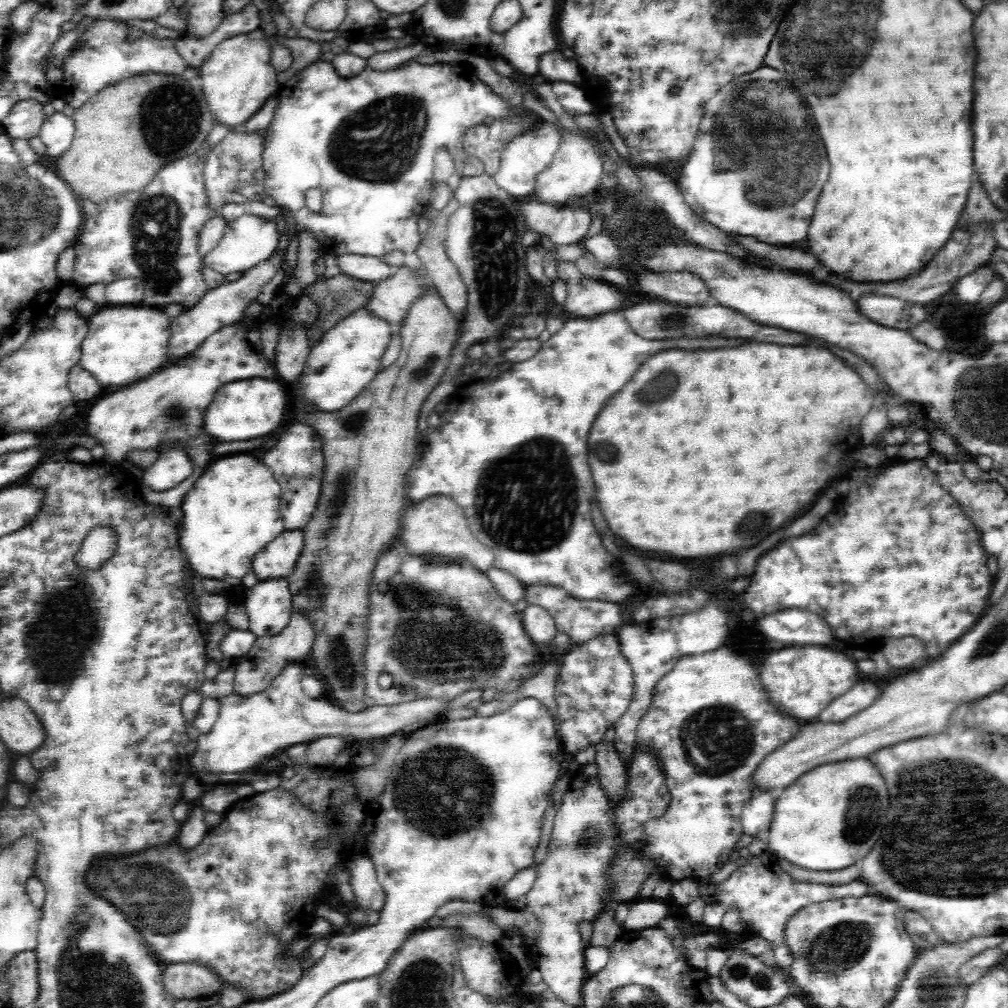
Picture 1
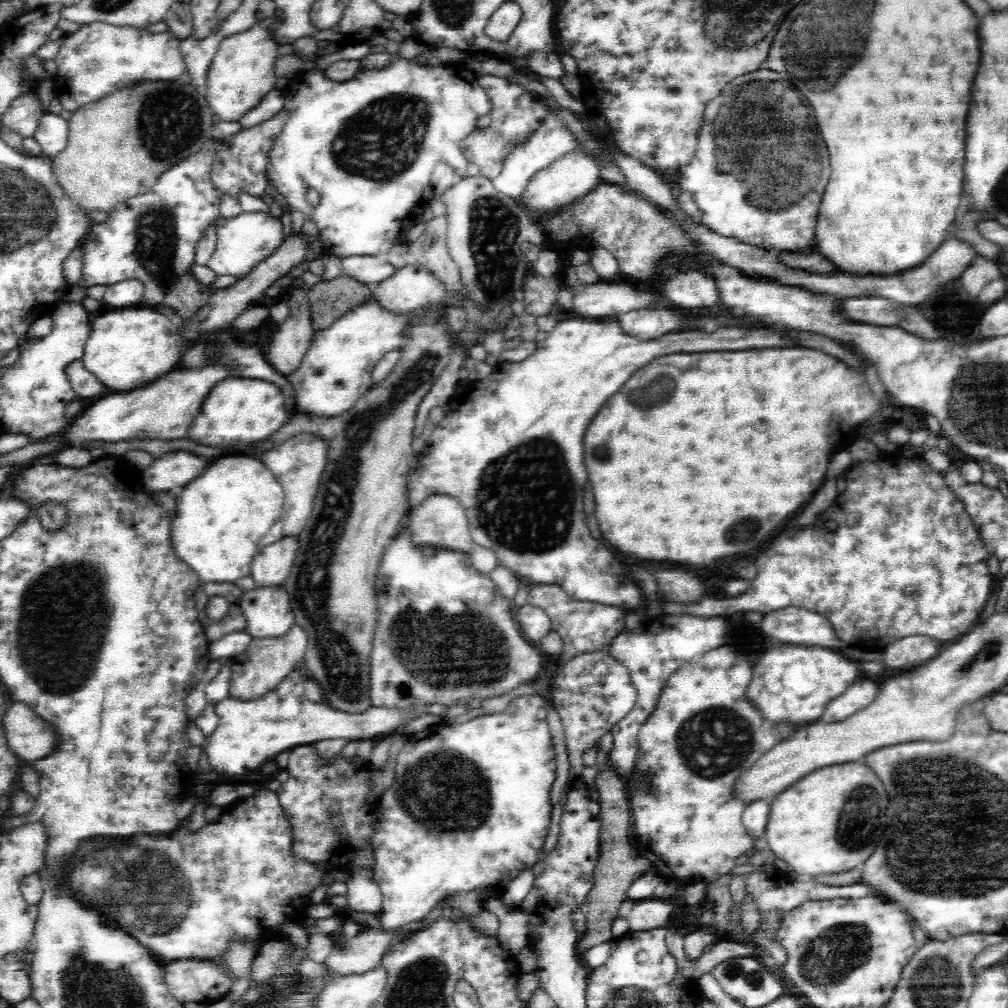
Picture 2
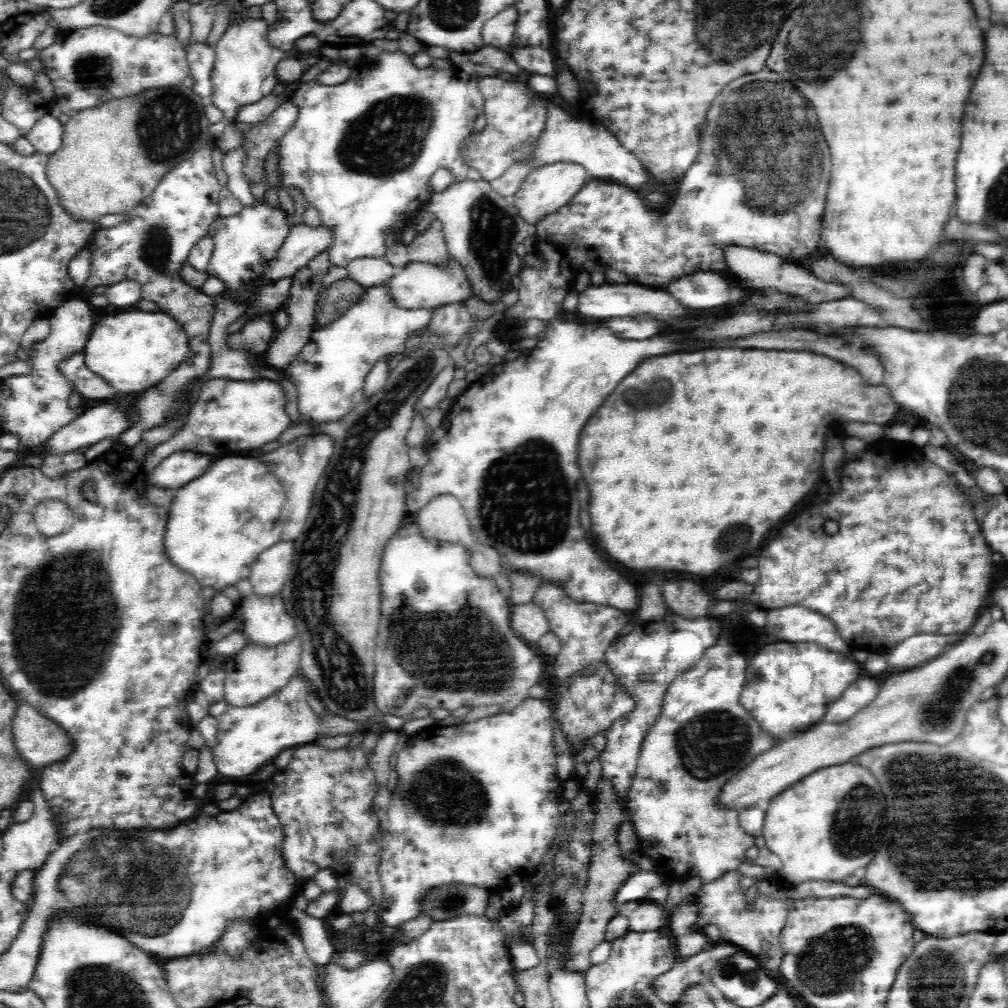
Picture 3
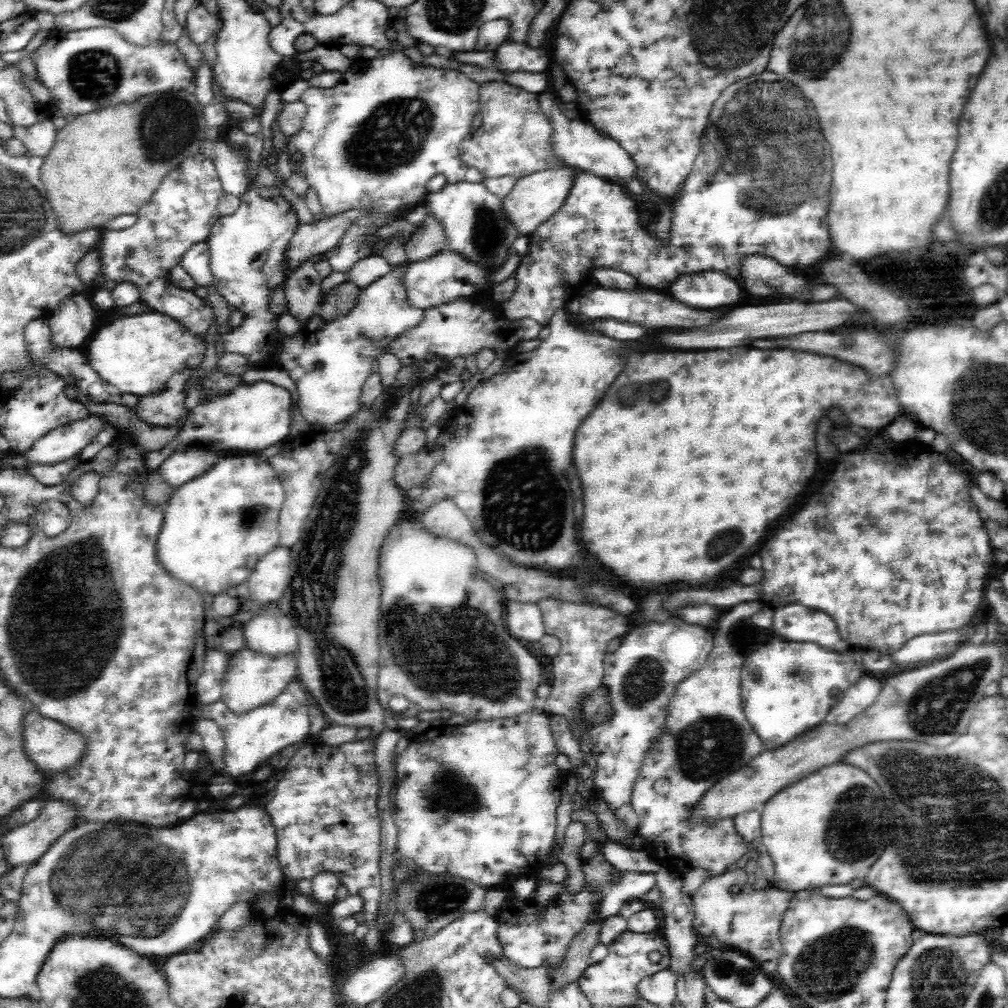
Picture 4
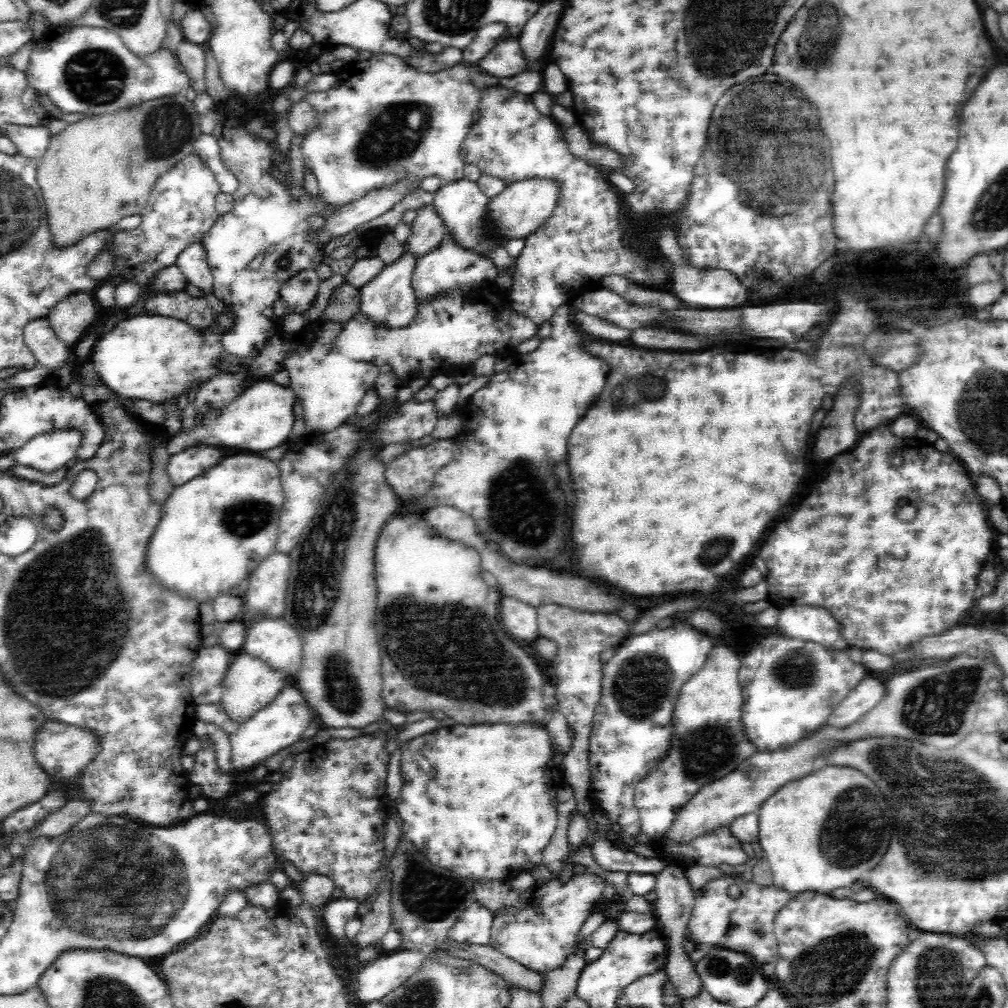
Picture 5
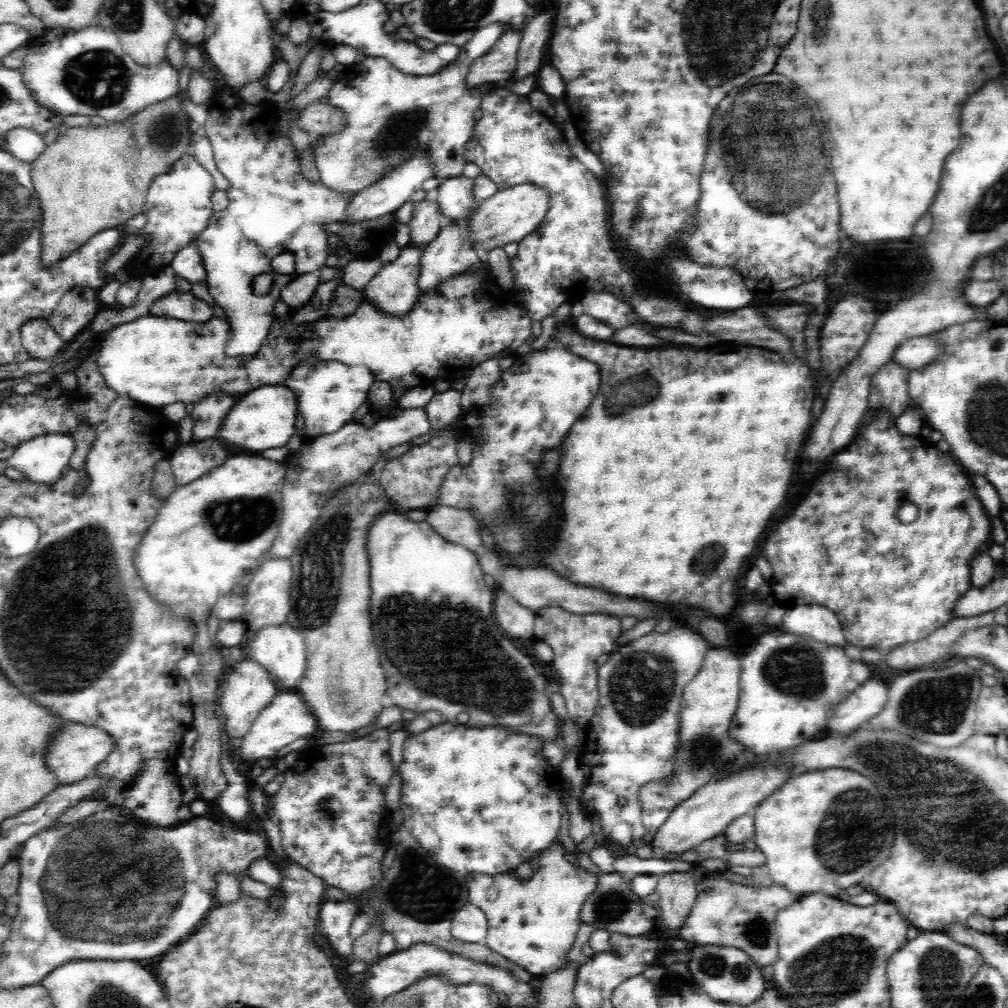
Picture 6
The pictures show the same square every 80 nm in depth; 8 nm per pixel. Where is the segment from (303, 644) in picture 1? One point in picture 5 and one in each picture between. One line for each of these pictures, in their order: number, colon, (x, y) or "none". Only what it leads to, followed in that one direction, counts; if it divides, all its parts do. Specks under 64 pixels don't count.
2: (265, 663)
3: (256, 673)
4: (252, 679)
5: (249, 684)

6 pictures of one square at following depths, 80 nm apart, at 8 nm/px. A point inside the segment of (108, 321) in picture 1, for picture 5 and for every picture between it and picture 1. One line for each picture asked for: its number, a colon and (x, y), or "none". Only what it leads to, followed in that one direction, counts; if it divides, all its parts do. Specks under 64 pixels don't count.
2: (128, 349)
3: (133, 352)
4: (138, 355)
5: (155, 358)

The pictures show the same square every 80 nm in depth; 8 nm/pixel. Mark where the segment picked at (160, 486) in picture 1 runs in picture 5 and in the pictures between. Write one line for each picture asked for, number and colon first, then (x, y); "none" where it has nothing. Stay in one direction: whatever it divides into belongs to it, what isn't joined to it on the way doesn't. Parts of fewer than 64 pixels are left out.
2: (175, 470)
3: (178, 469)
4: (179, 468)
5: (192, 462)

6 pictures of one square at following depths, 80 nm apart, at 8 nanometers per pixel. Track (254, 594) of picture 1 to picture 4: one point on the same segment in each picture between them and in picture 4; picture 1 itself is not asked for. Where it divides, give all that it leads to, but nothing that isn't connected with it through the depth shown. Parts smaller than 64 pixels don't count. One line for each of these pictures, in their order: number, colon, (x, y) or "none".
2: (266, 612)
3: (263, 620)
4: (271, 633)

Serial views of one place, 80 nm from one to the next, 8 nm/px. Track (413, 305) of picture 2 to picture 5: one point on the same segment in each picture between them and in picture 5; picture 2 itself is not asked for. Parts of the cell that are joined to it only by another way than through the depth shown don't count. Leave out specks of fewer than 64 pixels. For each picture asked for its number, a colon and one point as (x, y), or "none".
3: (418, 285)
4: (445, 276)
5: (447, 265)

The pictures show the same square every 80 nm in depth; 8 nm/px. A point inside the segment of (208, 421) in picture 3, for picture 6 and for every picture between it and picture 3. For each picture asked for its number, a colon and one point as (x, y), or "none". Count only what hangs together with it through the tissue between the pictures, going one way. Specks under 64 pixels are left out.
4: (255, 416)
5: (260, 418)
6: (266, 418)

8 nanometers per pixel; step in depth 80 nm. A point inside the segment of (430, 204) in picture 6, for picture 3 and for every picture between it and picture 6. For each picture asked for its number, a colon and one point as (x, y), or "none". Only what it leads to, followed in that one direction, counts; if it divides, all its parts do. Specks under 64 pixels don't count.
3: (429, 246)
4: (429, 238)
5: (427, 230)

